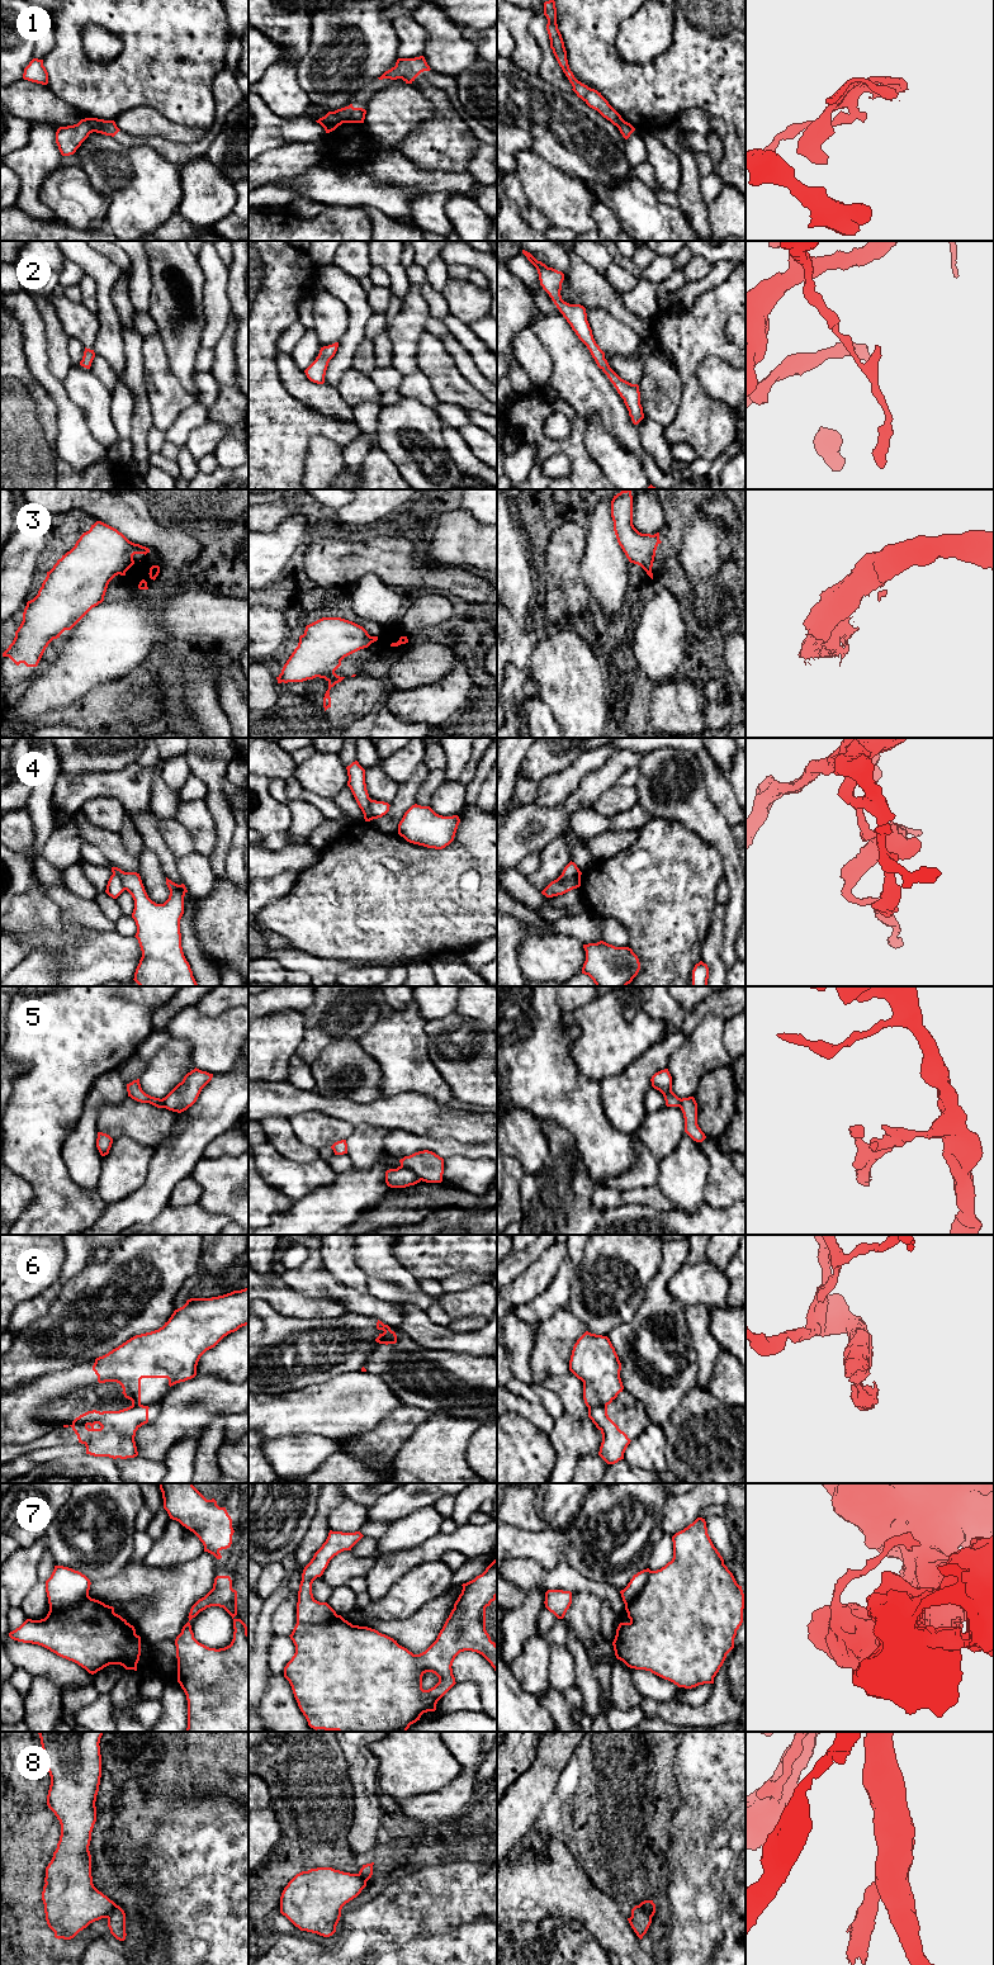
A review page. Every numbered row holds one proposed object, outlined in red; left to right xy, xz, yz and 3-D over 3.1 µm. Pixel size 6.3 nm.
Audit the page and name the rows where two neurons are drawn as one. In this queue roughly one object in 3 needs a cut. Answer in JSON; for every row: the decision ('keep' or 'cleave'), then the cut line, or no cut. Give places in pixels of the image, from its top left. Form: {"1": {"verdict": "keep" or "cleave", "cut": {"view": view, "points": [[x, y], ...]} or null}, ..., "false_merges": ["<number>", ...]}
{"1": {"verdict": "cleave", "cut": {"view": "xy", "points": [[84, 119], [94, 131]]}}, "2": {"verdict": "keep", "cut": null}, "3": {"verdict": "cleave", "cut": {"view": "xy", "points": [[129, 541], [126, 564], [109, 579]]}}, "4": {"verdict": "cleave", "cut": {"view": "yz", "points": [[559, 876], [563, 879], [580, 879]]}}, "5": {"verdict": "cleave", "cut": {"view": "xz", "points": [[401, 1165], [411, 1169], [421, 1179]]}}, "6": {"verdict": "cleave", "cut": {"view": "yz", "points": [[606, 1405], [595, 1405], [588, 1410]]}}, "7": {"verdict": "cleave", "cut": {"view": "xz", "points": [[337, 1615], [322, 1623], [297, 1623]]}}, "8": {"verdict": "cleave", "cut": {"view": "xy", "points": [[116, 1904], [107, 1917]]}}, "false_merges": ["1", "3", "4", "5", "6", "7", "8"]}

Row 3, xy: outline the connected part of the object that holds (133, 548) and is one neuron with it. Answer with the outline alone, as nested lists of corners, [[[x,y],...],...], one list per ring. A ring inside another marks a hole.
[[[129,541],[129,550],[127,554],[127,564],[118,574],[126,576],[126,572],[134,564],[134,560],[133,560],[134,554],[145,554],[146,555],[147,553],[150,553],[148,548]]]

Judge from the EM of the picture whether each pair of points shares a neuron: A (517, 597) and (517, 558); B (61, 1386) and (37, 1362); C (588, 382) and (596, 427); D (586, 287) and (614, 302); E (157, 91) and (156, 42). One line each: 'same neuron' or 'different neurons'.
A: same neuron
B: different neurons
C: different neurons
D: same neuron
E: same neuron

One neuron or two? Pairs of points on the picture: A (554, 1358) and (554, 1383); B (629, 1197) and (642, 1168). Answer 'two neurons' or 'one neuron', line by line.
A: two neurons
B: two neurons

